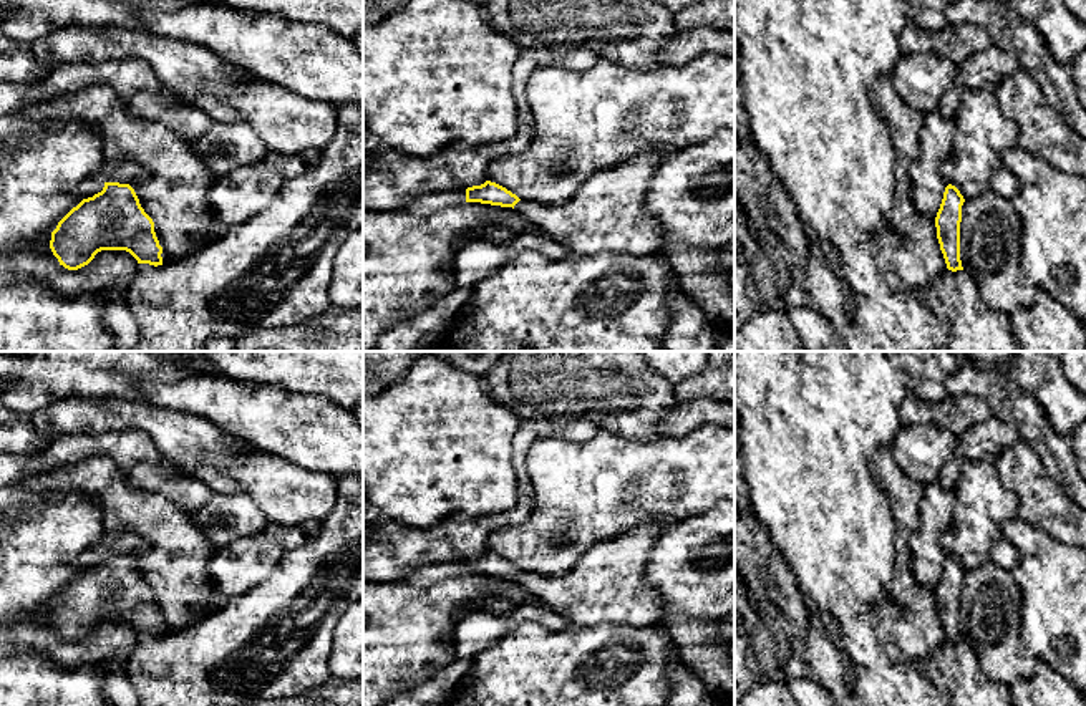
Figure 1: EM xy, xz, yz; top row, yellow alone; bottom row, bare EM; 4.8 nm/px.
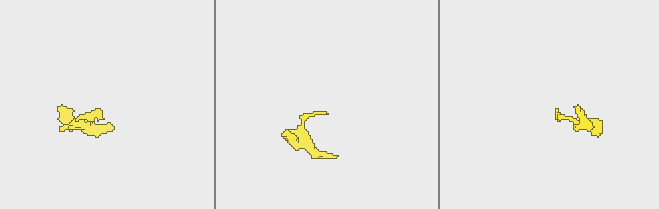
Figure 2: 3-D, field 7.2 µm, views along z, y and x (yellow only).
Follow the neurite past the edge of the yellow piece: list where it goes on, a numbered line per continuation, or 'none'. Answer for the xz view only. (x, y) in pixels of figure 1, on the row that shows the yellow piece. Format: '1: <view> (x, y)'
1: xz (607, 214)

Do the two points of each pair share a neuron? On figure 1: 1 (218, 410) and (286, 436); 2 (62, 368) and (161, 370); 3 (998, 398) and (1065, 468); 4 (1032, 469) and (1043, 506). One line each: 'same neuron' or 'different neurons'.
1: same neuron
2: same neuron
3: same neuron
4: same neuron

